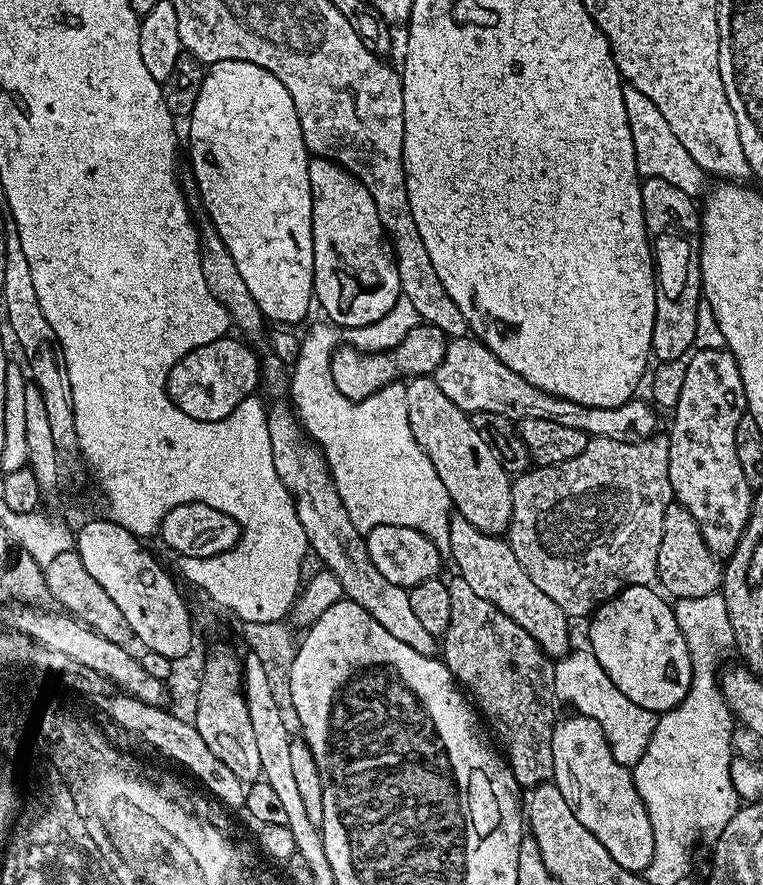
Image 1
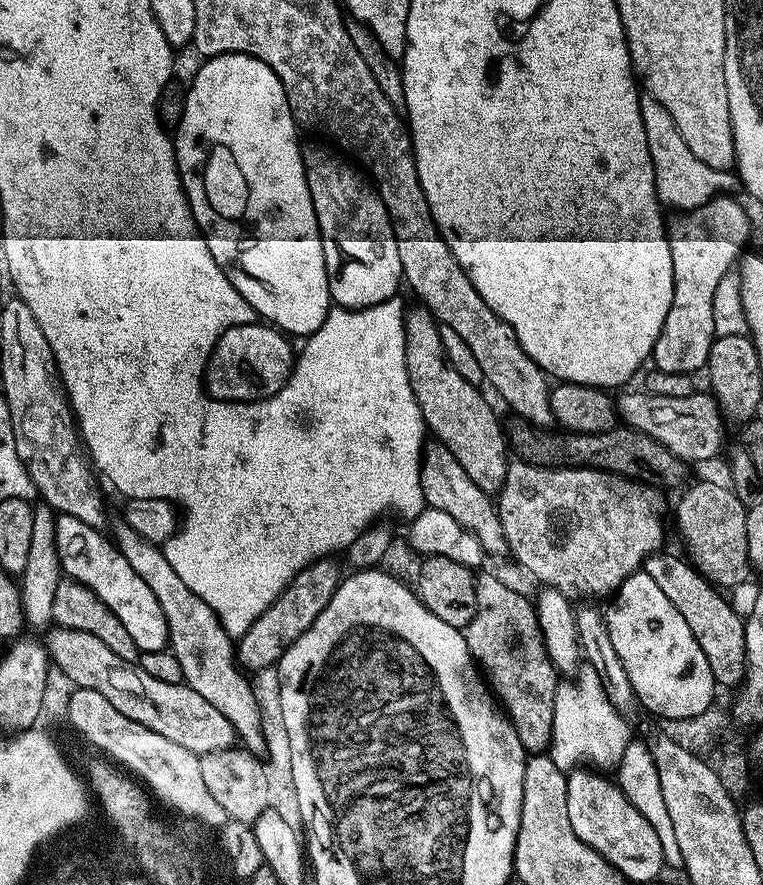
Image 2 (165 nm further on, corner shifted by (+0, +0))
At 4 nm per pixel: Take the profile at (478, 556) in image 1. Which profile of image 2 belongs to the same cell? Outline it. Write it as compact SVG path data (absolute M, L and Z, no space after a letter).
M446 450L440 452L425 451L420 467L420 481L424 490L424 502L427 507L442 510L442 514L450 514L454 522L462 527L480 543L480 550L485 557L493 556L496 561L490 565L491 571L502 582L502 586L510 586L515 592L531 593L534 581L528 571L509 555L506 534L500 525L500 513L494 505L491 495L478 490L453 455Z

